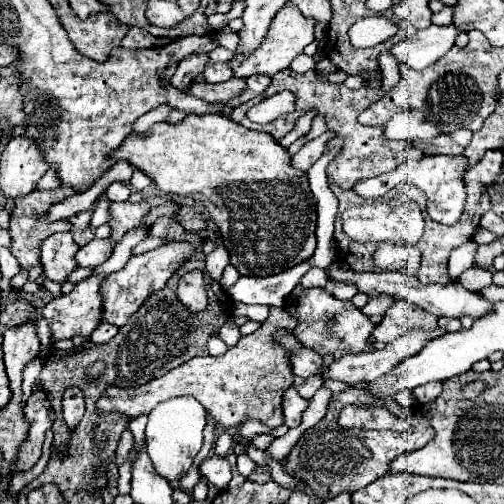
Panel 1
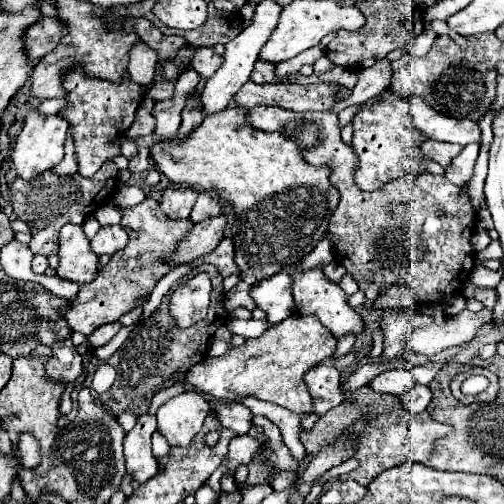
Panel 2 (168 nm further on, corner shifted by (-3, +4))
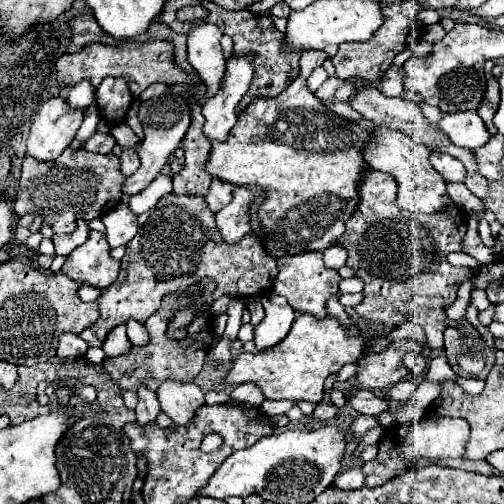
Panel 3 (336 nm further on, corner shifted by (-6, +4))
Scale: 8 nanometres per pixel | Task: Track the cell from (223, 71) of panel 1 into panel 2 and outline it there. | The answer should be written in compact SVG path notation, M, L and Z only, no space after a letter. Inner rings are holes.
M203 46L203 48L197 48L197 56L193 56L191 68L197 70L203 78L211 78L221 64L223 64L223 56L217 56L211 48Z

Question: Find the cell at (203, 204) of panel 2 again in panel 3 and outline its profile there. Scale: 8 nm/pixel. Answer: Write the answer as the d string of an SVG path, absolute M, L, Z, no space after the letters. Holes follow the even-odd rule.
M218 178L212 180L212 186L206 194L206 202L212 212L218 212L232 200L232 188L234 188L234 184L230 184L230 182L222 182Z

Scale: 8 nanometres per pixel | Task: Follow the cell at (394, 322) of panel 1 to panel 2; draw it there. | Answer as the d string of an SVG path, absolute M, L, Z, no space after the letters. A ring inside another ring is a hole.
M383 310L379 328L383 332L385 348L383 348L383 360L399 358L401 348L405 344L405 332L411 332L413 328L431 322L429 314L421 312L403 312L403 310Z

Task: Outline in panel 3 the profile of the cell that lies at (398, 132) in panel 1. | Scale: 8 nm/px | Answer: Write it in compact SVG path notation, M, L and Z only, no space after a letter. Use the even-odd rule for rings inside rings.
M474 110L446 114L438 126L448 134L448 138L452 138L456 146L474 150L488 144L490 140L490 132L486 132L482 118Z

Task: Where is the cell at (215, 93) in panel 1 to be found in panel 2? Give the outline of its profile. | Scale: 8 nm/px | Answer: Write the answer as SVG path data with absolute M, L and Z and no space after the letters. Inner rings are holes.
M245 82L241 90L233 96L235 106L241 108L253 108L257 104L271 104L281 106L289 110L329 110L335 102L335 88L327 84L291 84L291 82L279 82L279 84L255 84Z

